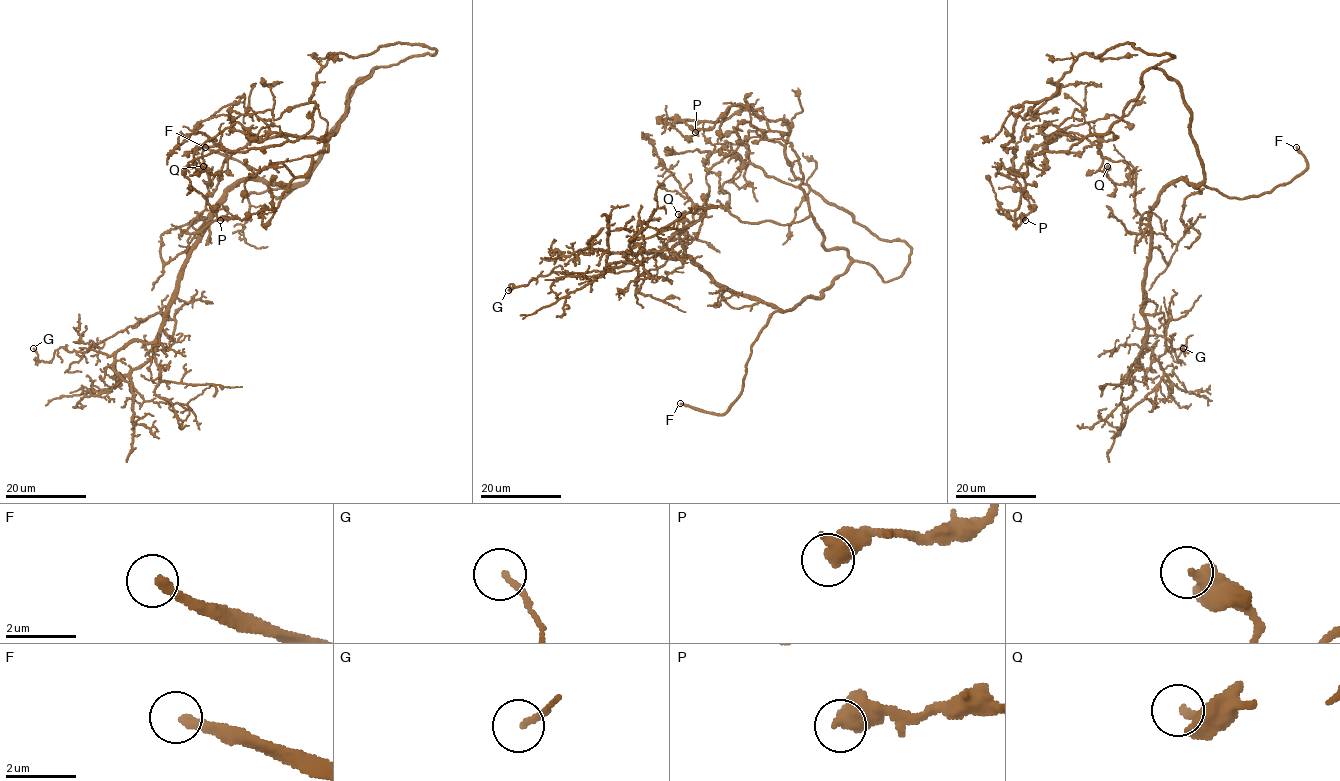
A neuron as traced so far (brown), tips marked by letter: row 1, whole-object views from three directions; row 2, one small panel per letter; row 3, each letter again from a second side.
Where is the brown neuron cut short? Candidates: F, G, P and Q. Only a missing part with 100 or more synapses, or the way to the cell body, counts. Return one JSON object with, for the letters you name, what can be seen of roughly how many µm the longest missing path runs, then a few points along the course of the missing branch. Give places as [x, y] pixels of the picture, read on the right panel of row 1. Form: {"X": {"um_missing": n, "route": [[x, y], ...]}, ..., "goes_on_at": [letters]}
{"F": {"um_missing": 15, "route": [[1296, 147], [1294, 138], [1281, 125], [1272, 125], [1269, 121]]}, "goes_on_at": ["F"]}

